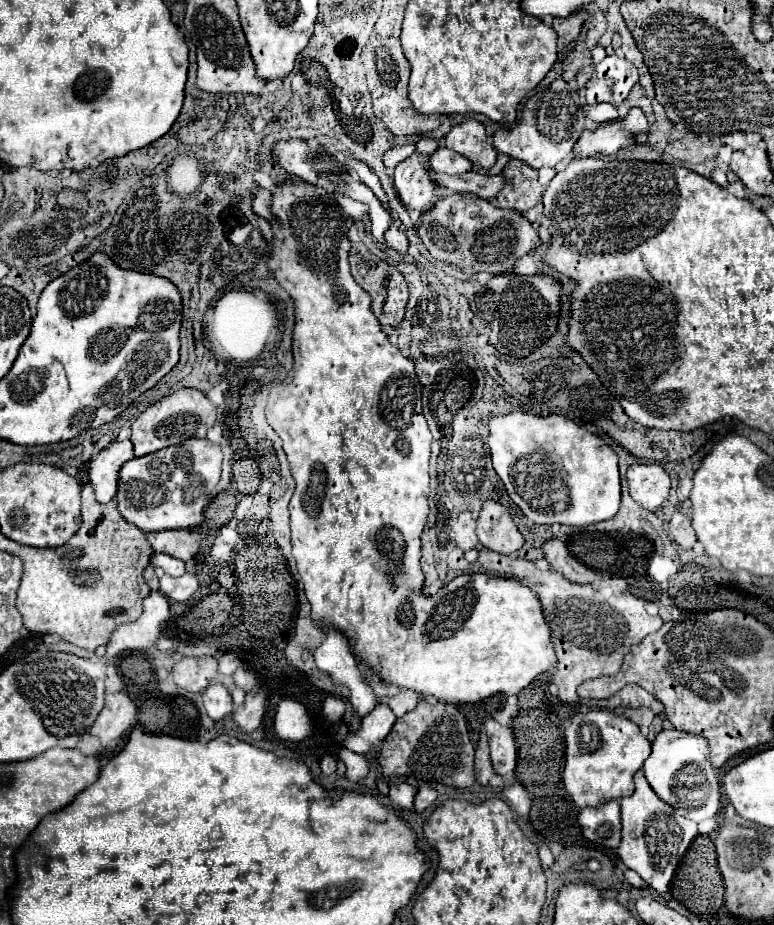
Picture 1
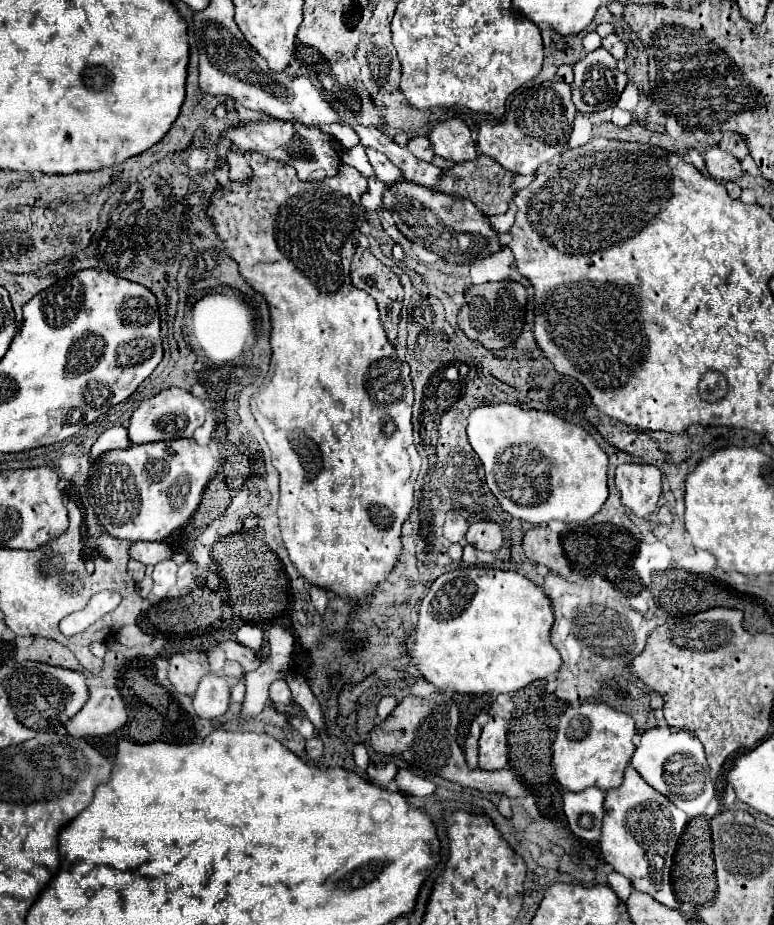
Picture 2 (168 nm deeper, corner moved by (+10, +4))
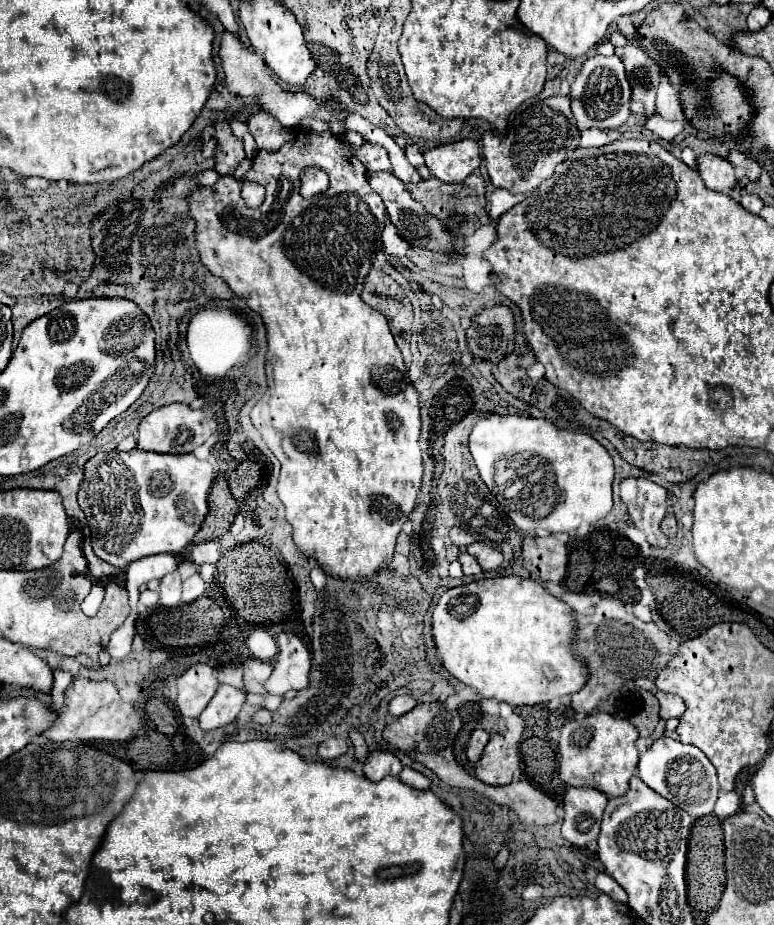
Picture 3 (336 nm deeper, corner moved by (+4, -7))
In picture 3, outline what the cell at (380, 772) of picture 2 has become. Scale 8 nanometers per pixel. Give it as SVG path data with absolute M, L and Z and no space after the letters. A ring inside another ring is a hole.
M372 751L368 761L364 763L364 775L370 781L382 781L388 775L398 777L400 771L402 771L400 761L388 751Z

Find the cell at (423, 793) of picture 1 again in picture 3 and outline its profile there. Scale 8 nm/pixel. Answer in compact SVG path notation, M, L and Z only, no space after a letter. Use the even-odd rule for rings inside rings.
M404 767L404 769L400 771L398 779L402 779L402 783L406 783L406 785L410 785L410 787L414 787L414 789L422 789L422 791L430 789L430 779L424 777L422 773L410 769L410 767Z

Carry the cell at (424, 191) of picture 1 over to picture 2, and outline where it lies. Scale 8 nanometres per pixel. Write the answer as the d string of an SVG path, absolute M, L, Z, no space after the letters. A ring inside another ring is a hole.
M366 148L366 156L368 156L368 162L372 164L374 172L376 172L376 178L384 184L394 184L394 180L400 180L402 178L402 172L398 172L398 168L378 150L374 148Z

